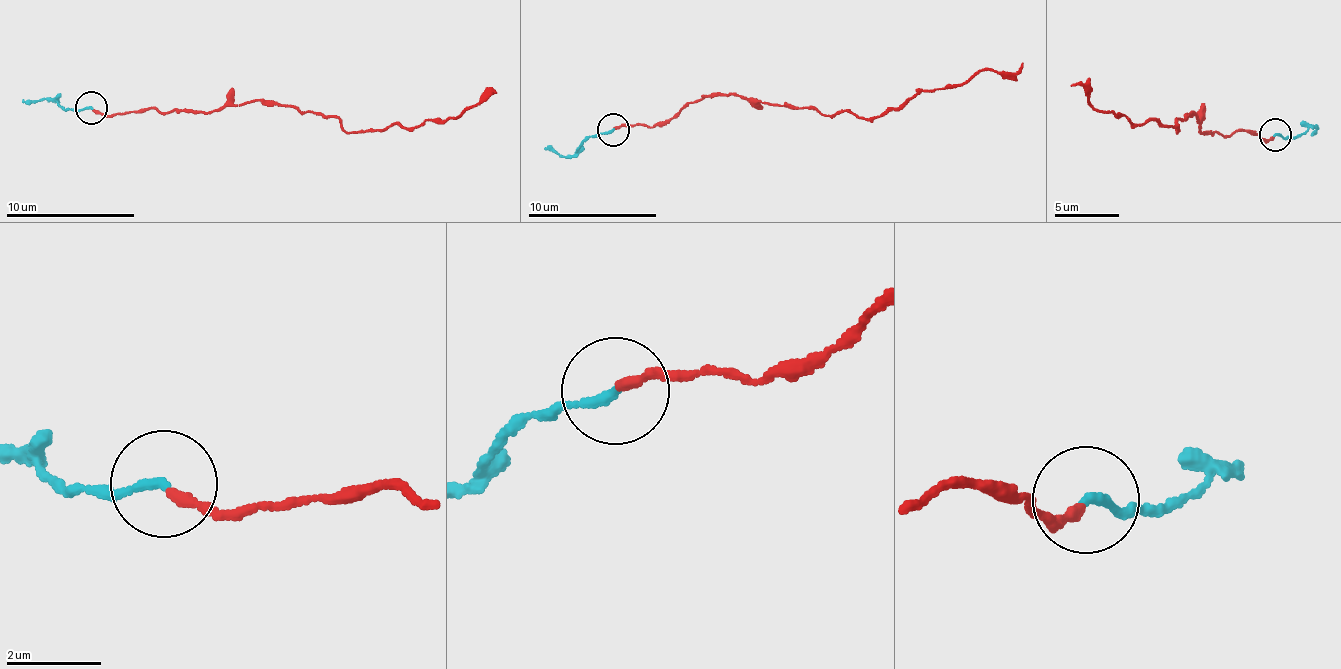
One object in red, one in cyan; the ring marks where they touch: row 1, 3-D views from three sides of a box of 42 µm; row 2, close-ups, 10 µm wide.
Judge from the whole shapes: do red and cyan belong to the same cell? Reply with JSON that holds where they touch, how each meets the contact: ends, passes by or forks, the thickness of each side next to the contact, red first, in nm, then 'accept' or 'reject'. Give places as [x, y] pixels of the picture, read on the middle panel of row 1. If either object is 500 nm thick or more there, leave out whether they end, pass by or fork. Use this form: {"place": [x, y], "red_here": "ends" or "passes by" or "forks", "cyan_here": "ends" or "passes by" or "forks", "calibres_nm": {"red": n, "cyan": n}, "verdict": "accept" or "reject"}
{"place": [613, 129], "red_here": "ends", "cyan_here": "ends", "calibres_nm": {"red": 200, "cyan": 200}, "verdict": "reject"}

